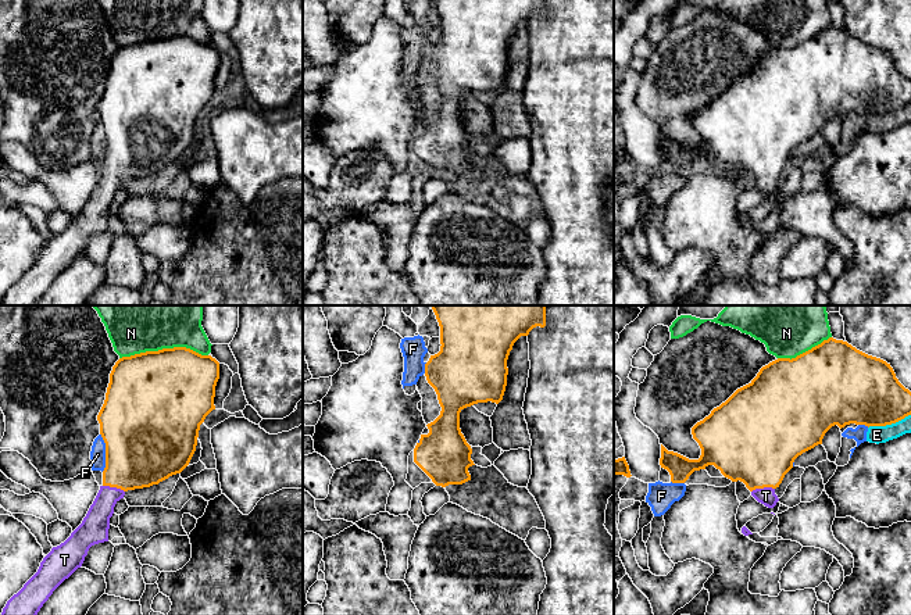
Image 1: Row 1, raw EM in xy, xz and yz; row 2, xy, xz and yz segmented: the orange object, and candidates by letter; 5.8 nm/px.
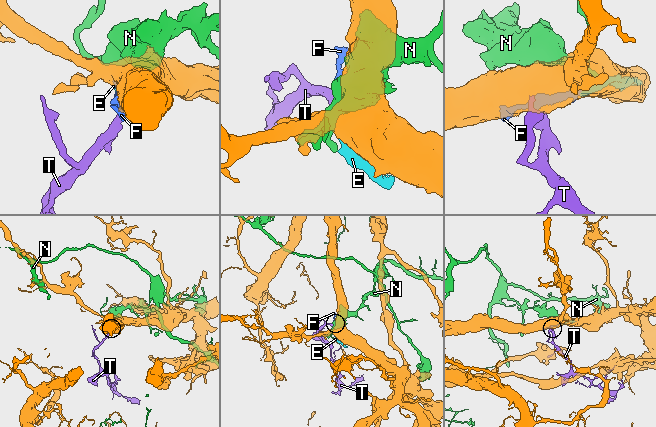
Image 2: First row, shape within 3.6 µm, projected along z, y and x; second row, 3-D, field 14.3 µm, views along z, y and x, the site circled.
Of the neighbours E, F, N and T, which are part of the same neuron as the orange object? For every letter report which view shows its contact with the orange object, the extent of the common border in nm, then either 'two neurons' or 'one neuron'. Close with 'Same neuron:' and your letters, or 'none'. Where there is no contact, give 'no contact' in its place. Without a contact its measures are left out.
E: yz | 260 nm | two neurons
F: xy | 220 nm | two neurons
N: xy | 500 nm | two neurons
T: yz | 140 nm | one neuron
Same neuron: T

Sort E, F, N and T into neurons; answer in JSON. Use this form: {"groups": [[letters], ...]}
{"groups": [["E", "F"], ["N"], ["T"]]}

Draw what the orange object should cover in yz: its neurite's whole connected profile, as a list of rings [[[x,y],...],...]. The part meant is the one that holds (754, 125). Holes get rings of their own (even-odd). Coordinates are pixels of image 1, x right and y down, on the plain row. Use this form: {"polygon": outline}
{"polygon": [[[829,26],[796,47],[778,47],[762,56],[757,65],[737,78],[725,92],[714,97],[708,106],[692,117],[693,128],[701,137],[699,149],[689,149],[678,142],[668,140],[661,133],[661,157],[671,164],[672,172],[685,172],[694,160],[714,154],[732,171],[743,171],[751,185],[768,197],[779,190],[775,178],[793,157],[794,149],[803,142],[822,133],[825,122],[835,114],[886,115],[911,104],[911,81],[905,78],[890,53],[868,44],[847,31]]]}

